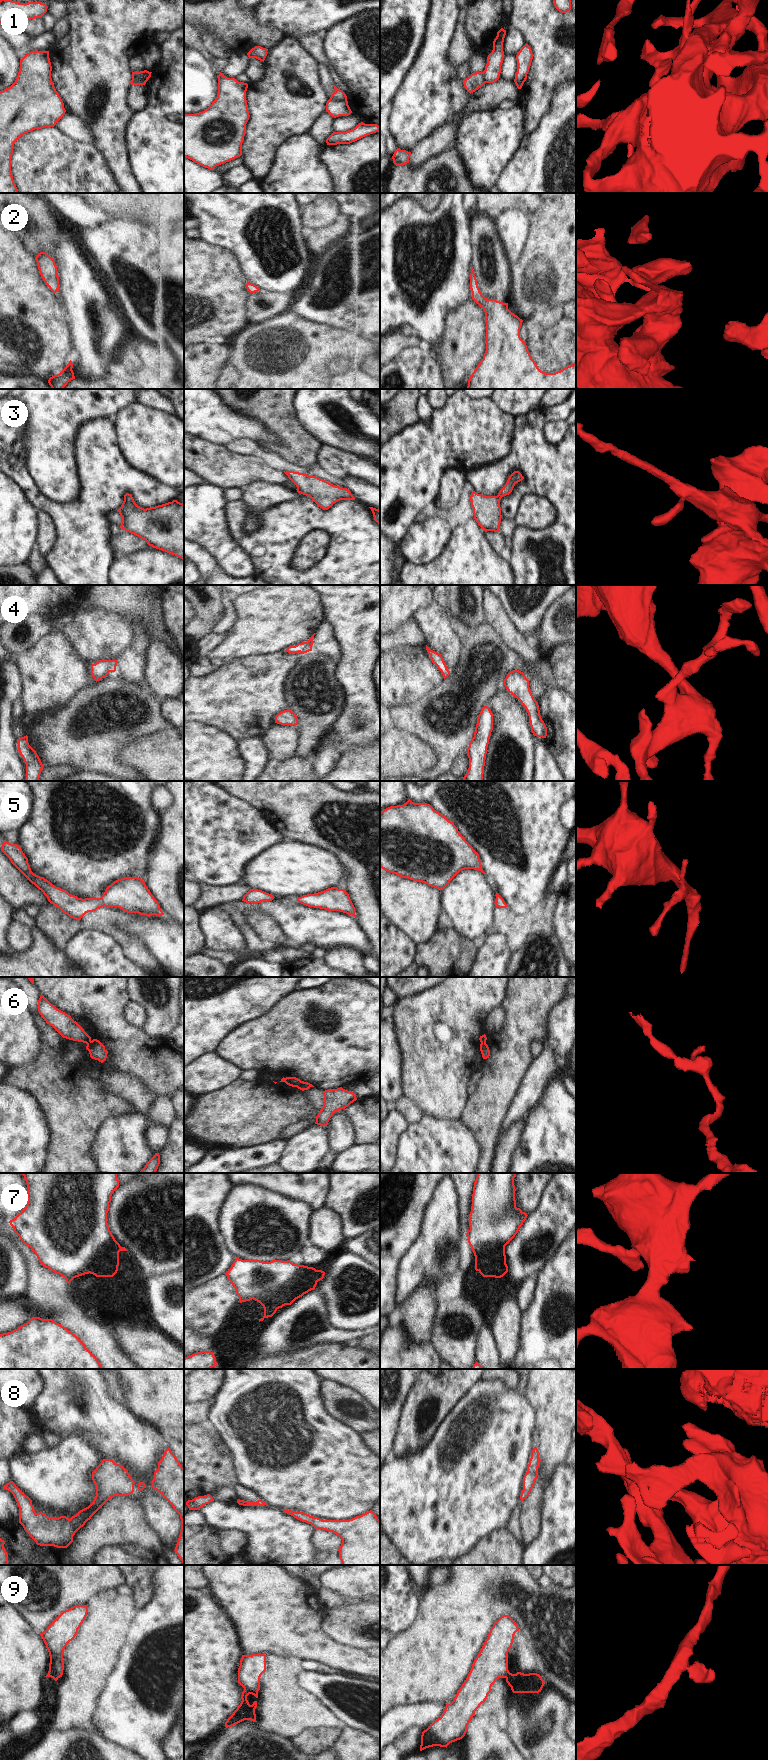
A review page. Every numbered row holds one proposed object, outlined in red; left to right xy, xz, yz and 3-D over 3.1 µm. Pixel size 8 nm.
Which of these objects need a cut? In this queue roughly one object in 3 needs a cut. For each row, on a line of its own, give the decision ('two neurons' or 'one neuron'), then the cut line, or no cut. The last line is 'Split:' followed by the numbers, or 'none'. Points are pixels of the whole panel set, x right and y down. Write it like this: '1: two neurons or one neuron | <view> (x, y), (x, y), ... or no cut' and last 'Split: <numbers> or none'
1: two neurons | xy (132, 77), (144, 75), (147, 80)
2: one neuron | no cut
3: one neuron | no cut
4: one neuron | no cut
5: one neuron | no cut
6: two neurons | xy (91, 1041), (87, 1044)
7: one neuron | no cut
8: one neuron | no cut
9: two neurons | xz (244, 1689), (257, 1691)
Split: 1, 6, 9

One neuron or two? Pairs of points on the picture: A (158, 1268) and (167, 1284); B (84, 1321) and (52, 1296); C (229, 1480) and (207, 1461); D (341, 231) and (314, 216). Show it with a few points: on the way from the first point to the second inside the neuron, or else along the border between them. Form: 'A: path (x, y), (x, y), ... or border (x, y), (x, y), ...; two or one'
A: border (173, 1272), (151, 1276), (146, 1279); two
B: path (76, 1320), (60, 1304); one
C: path (224, 1475), (212, 1466); one
D: border (340, 214), (329, 224), (313, 229); two

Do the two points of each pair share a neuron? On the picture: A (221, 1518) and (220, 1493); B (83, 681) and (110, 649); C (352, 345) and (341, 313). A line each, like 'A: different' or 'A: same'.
A: different
B: different
C: different

